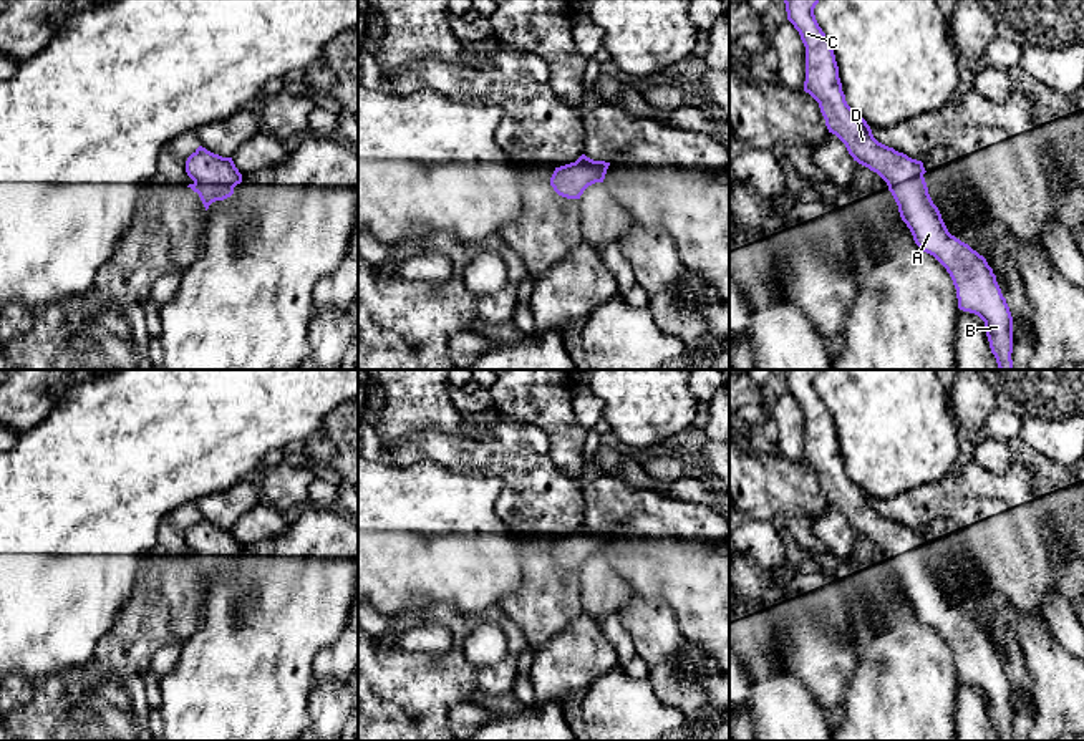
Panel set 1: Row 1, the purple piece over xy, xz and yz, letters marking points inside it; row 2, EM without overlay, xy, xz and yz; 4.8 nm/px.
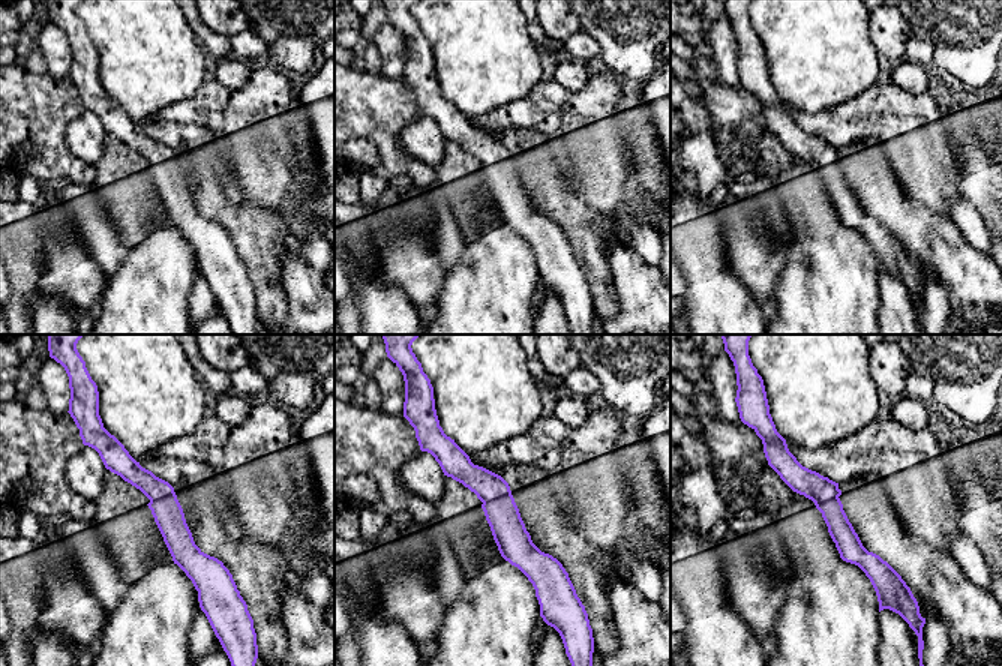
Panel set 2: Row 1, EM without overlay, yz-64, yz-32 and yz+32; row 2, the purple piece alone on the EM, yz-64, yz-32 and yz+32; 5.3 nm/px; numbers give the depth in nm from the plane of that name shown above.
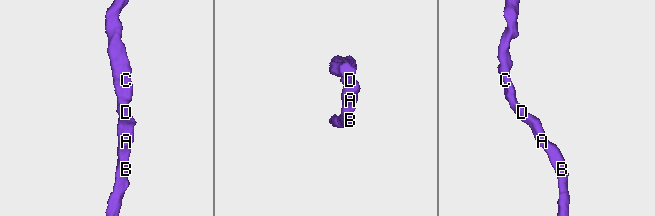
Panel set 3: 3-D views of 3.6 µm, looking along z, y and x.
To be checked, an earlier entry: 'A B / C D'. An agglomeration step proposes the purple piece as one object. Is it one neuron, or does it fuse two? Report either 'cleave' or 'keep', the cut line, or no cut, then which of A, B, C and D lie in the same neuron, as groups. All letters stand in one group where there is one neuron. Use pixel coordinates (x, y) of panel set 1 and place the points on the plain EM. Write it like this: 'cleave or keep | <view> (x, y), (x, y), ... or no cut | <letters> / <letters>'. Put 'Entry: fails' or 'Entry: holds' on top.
Entry: fails
keep | no cut | A B C D

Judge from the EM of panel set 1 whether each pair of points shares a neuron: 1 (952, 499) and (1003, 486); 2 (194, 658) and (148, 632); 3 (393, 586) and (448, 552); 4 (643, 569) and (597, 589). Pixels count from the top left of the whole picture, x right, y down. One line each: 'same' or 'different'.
1: same
2: different
3: same
4: different

